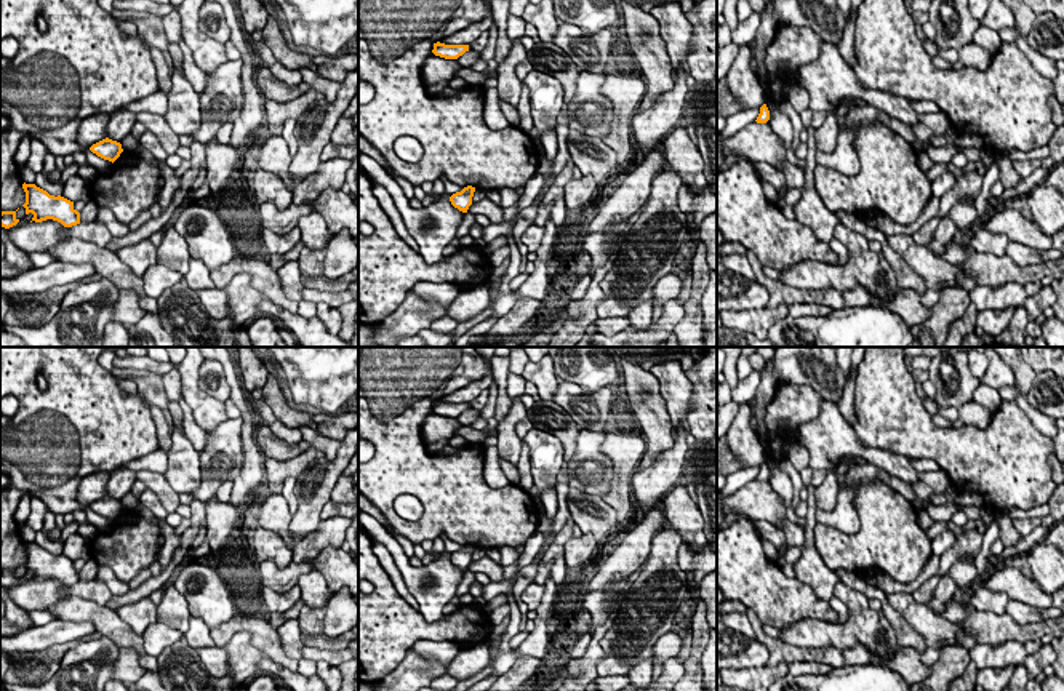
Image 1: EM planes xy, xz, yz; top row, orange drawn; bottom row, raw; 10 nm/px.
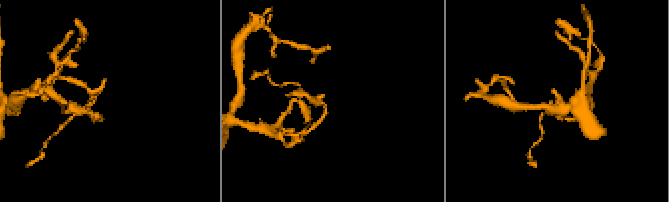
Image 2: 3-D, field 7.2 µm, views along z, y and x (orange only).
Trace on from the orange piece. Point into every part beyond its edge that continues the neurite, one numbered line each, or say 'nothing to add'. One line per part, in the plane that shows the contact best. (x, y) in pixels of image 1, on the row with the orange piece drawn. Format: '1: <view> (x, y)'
nothing to add

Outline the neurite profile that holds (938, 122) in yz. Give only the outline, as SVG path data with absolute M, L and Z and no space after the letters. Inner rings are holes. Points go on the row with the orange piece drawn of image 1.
M944 112L938 114L918 114L920 123L928 126L933 133L944 136L949 128L949 118Z

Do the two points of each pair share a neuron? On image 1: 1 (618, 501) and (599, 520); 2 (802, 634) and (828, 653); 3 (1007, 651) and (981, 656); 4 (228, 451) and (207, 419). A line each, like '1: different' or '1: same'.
1: same
2: different
3: same
4: different

